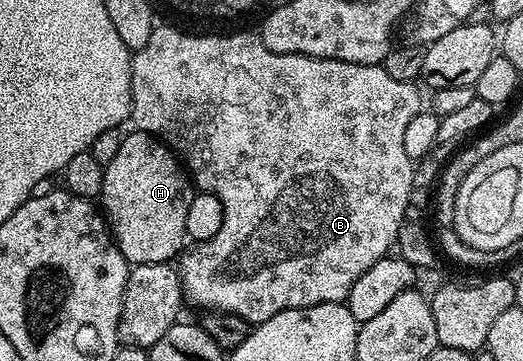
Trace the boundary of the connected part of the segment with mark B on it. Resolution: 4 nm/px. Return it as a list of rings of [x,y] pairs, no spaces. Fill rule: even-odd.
[[[155,27],[152,38],[148,38],[147,44],[133,53],[130,62],[130,120],[137,131],[148,132],[157,136],[167,148],[177,153],[193,187],[198,192],[216,194],[216,198],[220,198],[220,202],[224,206],[224,226],[220,226],[220,231],[212,238],[197,241],[193,246],[190,246],[194,248],[187,247],[177,261],[176,271],[178,279],[182,282],[182,294],[185,303],[187,305],[195,304],[196,307],[202,308],[201,310],[206,312],[231,312],[240,318],[244,318],[252,326],[263,324],[268,318],[272,318],[284,310],[307,308],[317,304],[343,303],[352,290],[352,282],[356,282],[356,278],[360,278],[360,274],[364,274],[364,270],[368,270],[368,266],[376,266],[376,262],[383,260],[391,249],[397,245],[398,231],[407,219],[406,211],[410,212],[412,208],[410,195],[412,194],[416,164],[415,161],[408,158],[408,153],[404,150],[404,129],[408,126],[408,122],[412,122],[412,118],[416,118],[416,114],[424,104],[424,100],[418,97],[418,92],[414,87],[415,85],[411,81],[392,78],[392,74],[388,74],[388,70],[382,64],[357,64],[356,62],[340,62],[339,60],[321,60],[320,58],[297,56],[296,54],[276,54],[272,50],[268,50],[268,46],[262,44],[261,35],[255,33],[254,36],[250,32],[234,32],[231,36],[189,36],[188,33],[181,32],[178,28]]]

